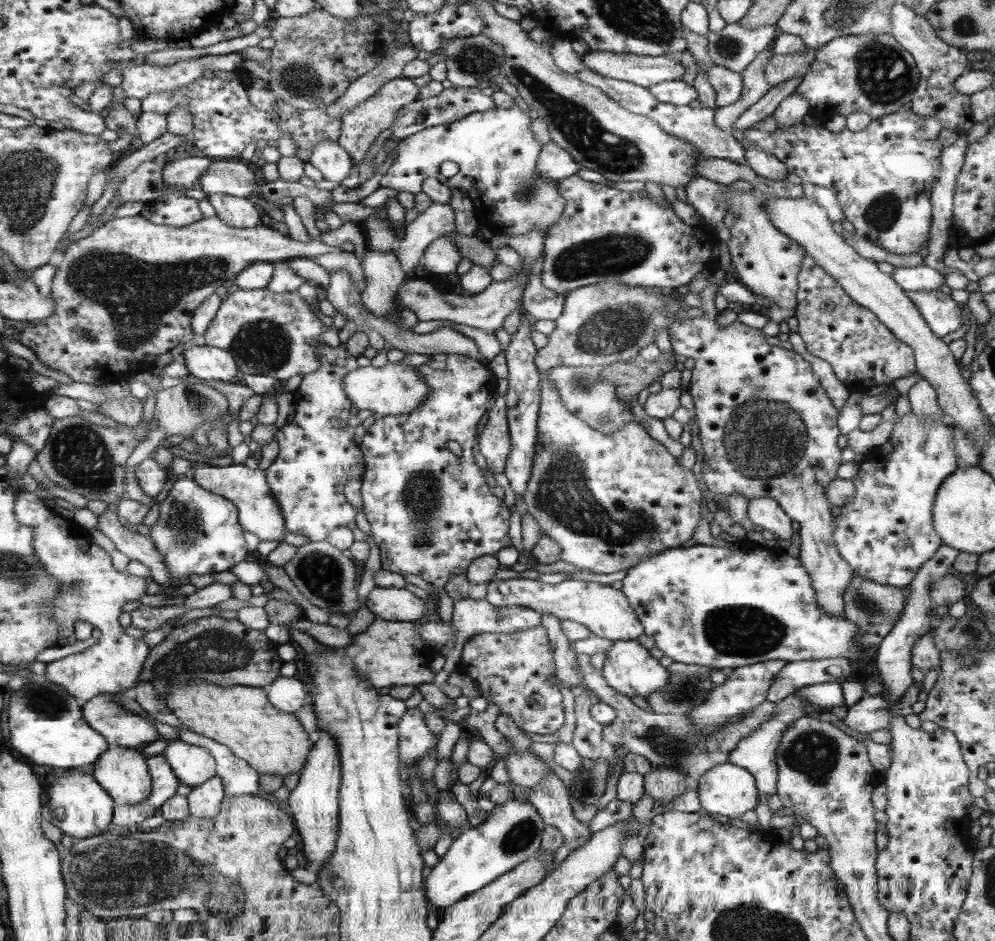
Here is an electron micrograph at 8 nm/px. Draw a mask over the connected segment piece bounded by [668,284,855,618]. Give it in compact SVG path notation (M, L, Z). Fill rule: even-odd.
M708 285L700 291L704 315L694 319L680 319L673 322L668 330L674 354L695 360L687 392L694 401L698 438L702 441L702 478L708 492L728 498L731 494L741 494L749 501L759 496L769 496L778 502L784 512L799 522L799 560L807 568L812 578L819 605L828 615L844 618L846 605L844 594L854 578L854 568L840 555L836 547L835 516L832 503L827 497L827 486L835 481L836 470L842 464L836 426L838 410L818 376L812 372L811 364L793 350L772 346L764 339L765 334L758 329L746 326L740 321L720 327L716 322L719 314L714 306L718 285Z

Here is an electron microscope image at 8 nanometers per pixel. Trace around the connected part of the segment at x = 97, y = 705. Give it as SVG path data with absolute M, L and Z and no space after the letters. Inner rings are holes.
M100 695L82 702L85 720L107 738L111 747L144 748L156 742L160 734L154 729L154 725L121 707L116 699L117 695Z

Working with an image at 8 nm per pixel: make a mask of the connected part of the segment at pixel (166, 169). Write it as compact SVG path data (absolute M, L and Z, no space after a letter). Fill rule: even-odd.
M190 156L176 158L174 162L163 166L163 182L178 190L191 189L197 186L202 172L212 162L214 162L212 157L198 158L198 156Z

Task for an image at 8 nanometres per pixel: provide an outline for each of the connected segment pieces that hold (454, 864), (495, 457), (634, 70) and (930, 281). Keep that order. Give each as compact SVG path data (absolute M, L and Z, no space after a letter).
M508 801L498 804L487 819L453 840L448 851L439 858L426 878L426 895L440 914L455 902L490 885L496 878L514 870L527 858L540 852L546 823L532 802Z
M496 395L495 402L489 410L485 426L482 427L480 438L480 452L485 456L491 472L503 472L510 456L511 441L510 423L507 419L507 399L503 395Z
M616 52L584 54L584 66L602 74L604 78L623 79L637 86L652 87L672 80L681 80L686 72L680 61L668 55L640 56Z
M924 263L915 267L895 267L891 277L905 291L931 291L940 288L945 277Z

